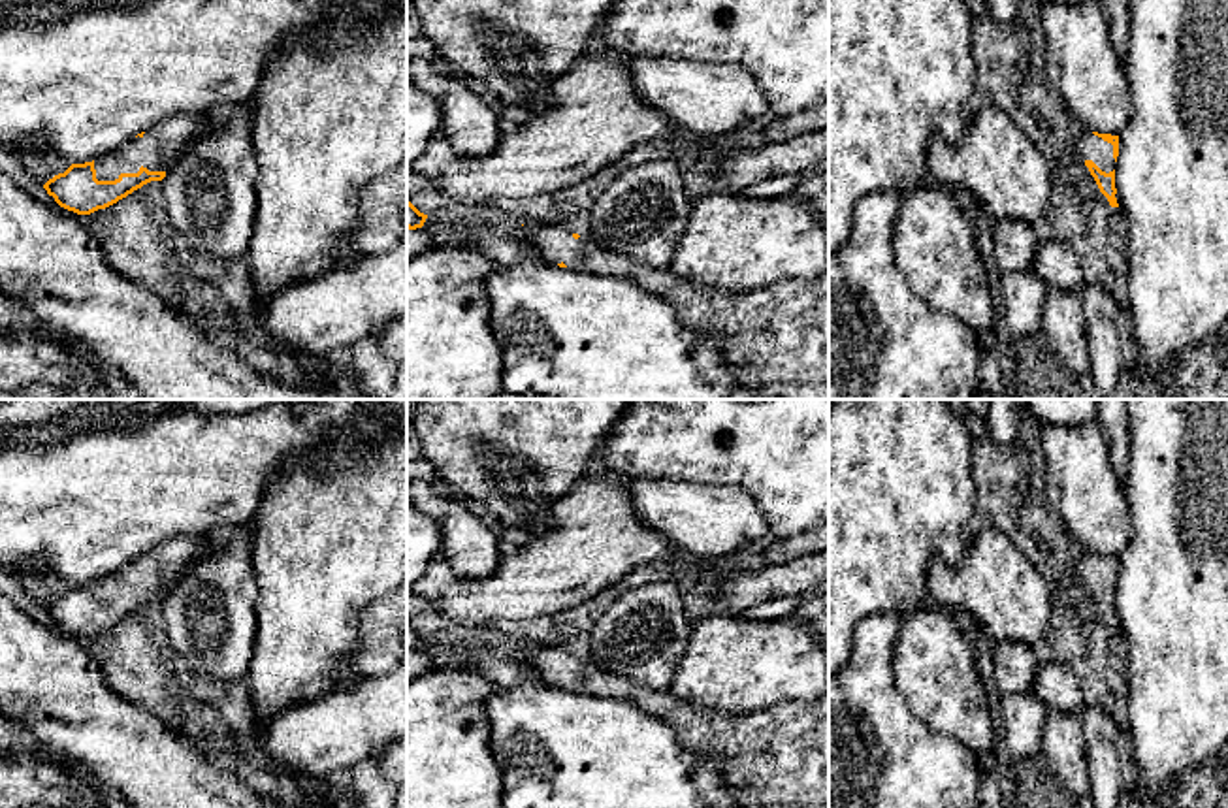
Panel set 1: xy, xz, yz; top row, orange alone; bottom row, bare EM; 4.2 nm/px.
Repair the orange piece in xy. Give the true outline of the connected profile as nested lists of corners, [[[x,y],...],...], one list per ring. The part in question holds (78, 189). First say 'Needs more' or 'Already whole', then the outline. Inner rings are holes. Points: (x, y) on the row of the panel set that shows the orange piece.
Needs more. [[[177,113],[92,162],[72,164],[43,188],[77,215],[105,209],[151,181],[162,181],[179,153],[215,124],[205,115]]]

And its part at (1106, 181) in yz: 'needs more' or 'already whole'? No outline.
needs more

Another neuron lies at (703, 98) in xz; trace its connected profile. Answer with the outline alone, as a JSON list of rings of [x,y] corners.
[[[633,57],[631,83],[637,96],[672,121],[689,139],[703,139],[735,130],[770,111],[768,100],[750,70],[736,64],[682,60],[676,57]]]

